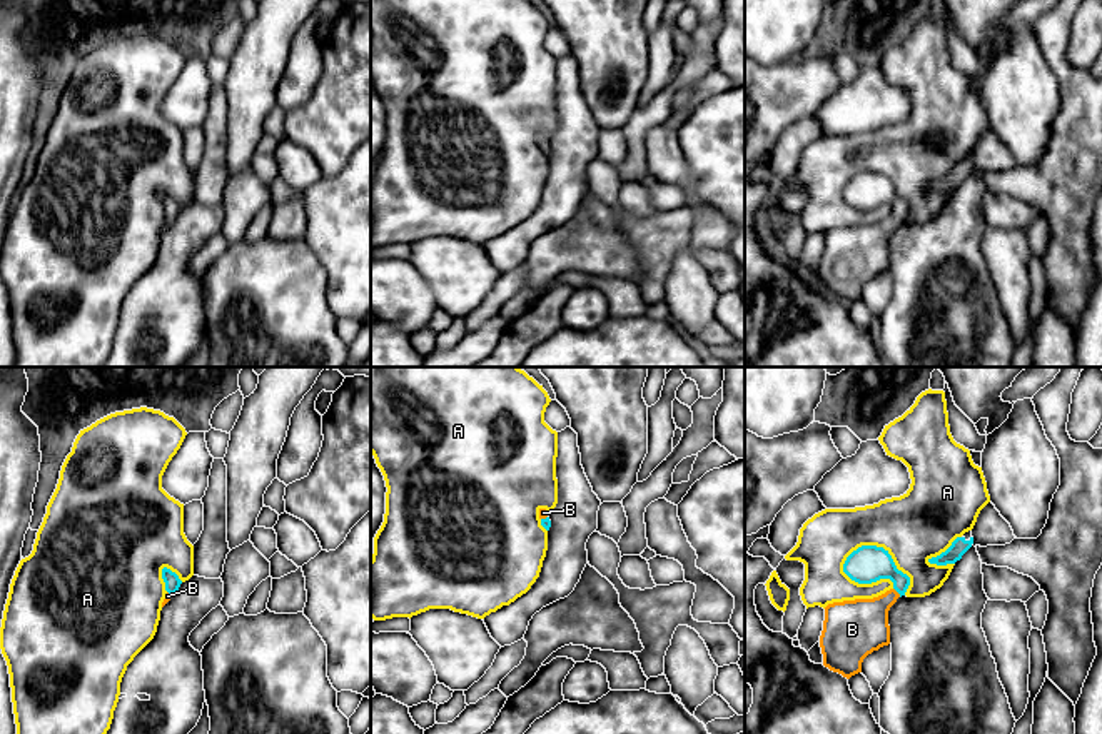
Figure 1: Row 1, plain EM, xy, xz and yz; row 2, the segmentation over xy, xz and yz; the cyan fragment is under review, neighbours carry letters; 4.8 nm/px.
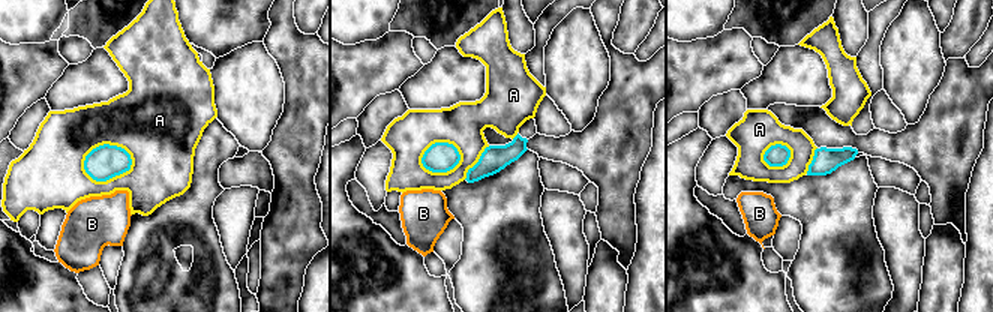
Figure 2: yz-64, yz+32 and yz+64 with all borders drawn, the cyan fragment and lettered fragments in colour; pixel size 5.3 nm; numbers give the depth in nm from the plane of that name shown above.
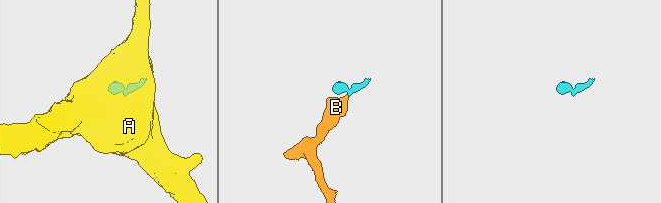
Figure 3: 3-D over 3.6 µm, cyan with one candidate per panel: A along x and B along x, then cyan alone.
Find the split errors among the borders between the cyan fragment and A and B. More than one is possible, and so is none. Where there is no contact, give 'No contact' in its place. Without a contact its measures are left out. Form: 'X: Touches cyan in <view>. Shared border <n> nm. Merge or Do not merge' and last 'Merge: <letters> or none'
A: Touches cyan in yz. Shared border 340 nm. Do not merge
B: Touches cyan in yz. Shared border 60 nm. Merge
Merge: B

